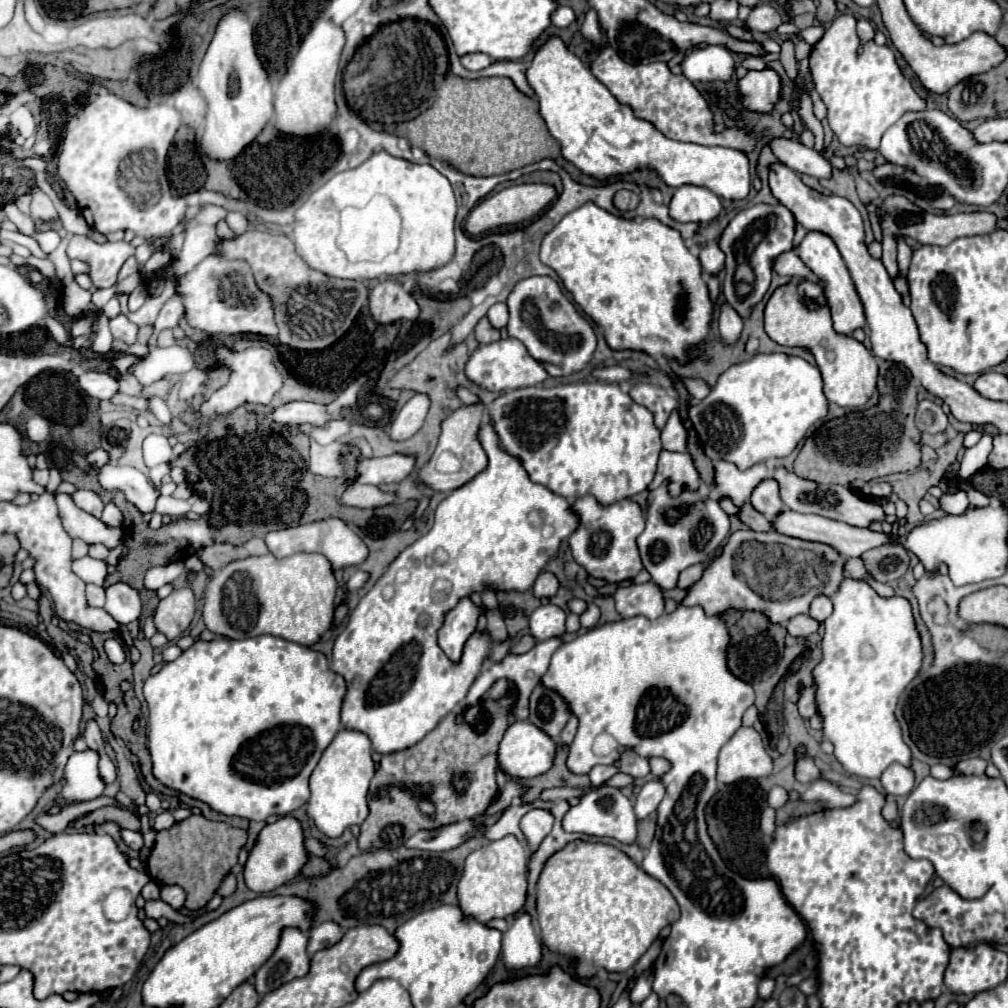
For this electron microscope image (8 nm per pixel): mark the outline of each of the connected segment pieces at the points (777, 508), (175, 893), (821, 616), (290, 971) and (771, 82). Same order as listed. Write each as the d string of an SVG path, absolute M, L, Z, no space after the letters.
M774 479L762 481L754 489L754 493L750 497L750 503L754 505L756 511L760 511L768 519L774 519L784 511L784 503L782 503L782 499L778 495L778 483Z
M160 887L160 899L166 901L170 907L180 909L180 907L184 907L186 893L180 887Z
M820 595L818 599L814 599L810 603L810 613L808 615L814 617L816 621L824 621L830 613L832 613L832 601L826 595Z
M286 927L280 933L280 943L272 957L256 971L256 991L266 995L278 989L286 981L304 977L310 971L310 957L306 953L308 931L298 927Z
M748 71L744 79L738 81L738 89L742 95L742 103L760 113L768 113L780 99L782 81L776 71Z

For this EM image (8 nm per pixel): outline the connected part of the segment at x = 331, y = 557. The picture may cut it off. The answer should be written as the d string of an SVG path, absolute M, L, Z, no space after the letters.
M336 517L326 519L326 521L314 521L314 523L272 531L272 533L266 535L266 541L268 541L270 553L274 557L278 557L278 559L290 557L290 555L302 553L302 551L306 551L306 553L322 553L332 563L332 571L360 565L360 563L364 563L368 559L368 553L370 553L366 543L342 519L336 519Z

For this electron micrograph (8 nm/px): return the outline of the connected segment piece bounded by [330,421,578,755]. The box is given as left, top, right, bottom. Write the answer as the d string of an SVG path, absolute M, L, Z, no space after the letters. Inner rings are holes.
M492 421L484 423L484 425L478 429L478 441L480 441L482 449L484 449L486 455L488 455L488 465L486 465L486 469L480 471L474 479L470 479L470 481L464 483L462 487L454 489L454 491L438 505L438 509L436 509L436 519L434 519L432 529L430 529L424 537L420 537L416 543L412 543L410 547L406 547L406 549L394 559L394 563L392 563L392 565L386 569L386 573L376 581L376 585L360 599L360 603L358 603L358 607L352 611L352 615L350 615L350 619L348 619L344 631L342 631L342 633L336 637L336 641L334 641L330 669L332 669L334 673L338 673L338 675L342 675L344 681L346 681L346 687L348 687L348 689L346 689L346 697L344 697L344 701L342 701L342 711L340 711L340 715L342 715L342 727L344 727L344 729L352 729L352 731L362 731L362 733L366 733L366 735L370 737L370 741L372 741L372 749L374 749L376 753L380 753L380 755L388 755L388 753L394 753L394 751L404 751L406 747L412 747L414 743L422 741L422 739L426 737L426 733L430 733L430 731L440 723L442 717L446 717L450 711L454 711L454 709L464 701L464 697L466 697L466 693L468 693L472 681L476 679L478 671L482 669L482 663L484 663L484 659L486 659L486 655L488 655L488 633L474 633L474 635L468 639L468 643L466 643L466 647L464 647L464 653L462 653L462 661L460 661L458 665L454 665L454 663L442 653L442 649L440 649L438 643L436 643L436 631L442 627L444 615L458 603L458 599L470 595L472 591L482 591L486 585L492 585L494 589L504 589L504 591L508 591L508 589L514 589L514 591L528 591L528 589L532 589L536 577L544 571L544 567L548 565L548 561L558 557L560 543L562 543L566 537L570 537L570 535L578 529L578 515L576 515L574 509L572 509L572 501L568 501L566 497L560 497L560 495L552 493L552 491L550 491L548 487L544 487L544 485L532 483L530 477L528 477L528 473L526 473L526 469L522 467L522 461L520 461L518 457L506 453L506 451L500 447L498 433L496 433ZM464 503L470 503L470 527L468 527L466 531L462 531L462 505L464 505ZM384 585L394 585L394 589L396 589L396 593L394 593L394 597L392 597L390 601L386 601L386 599L380 595Z

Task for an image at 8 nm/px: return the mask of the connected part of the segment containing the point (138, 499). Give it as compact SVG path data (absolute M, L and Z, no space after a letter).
M104 465L98 473L98 481L106 491L124 493L126 501L136 505L142 513L152 513L156 497L160 495L146 475L126 465Z

